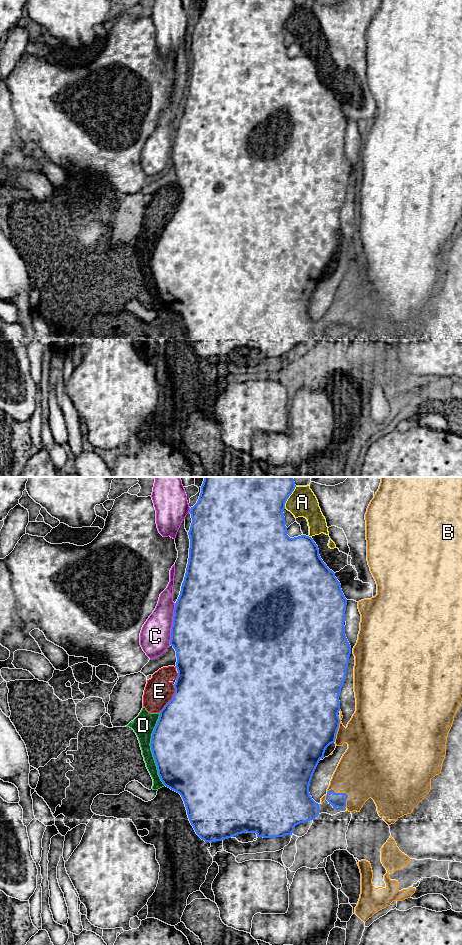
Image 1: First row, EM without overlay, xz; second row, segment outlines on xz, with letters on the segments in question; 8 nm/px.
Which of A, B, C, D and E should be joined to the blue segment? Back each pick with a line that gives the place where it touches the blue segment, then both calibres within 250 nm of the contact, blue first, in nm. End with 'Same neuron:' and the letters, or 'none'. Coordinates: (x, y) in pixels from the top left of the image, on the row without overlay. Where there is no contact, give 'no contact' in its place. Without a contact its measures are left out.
Same neuron: none

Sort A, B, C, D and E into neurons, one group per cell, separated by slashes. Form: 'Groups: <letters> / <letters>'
Groups: A / B / C / D E

